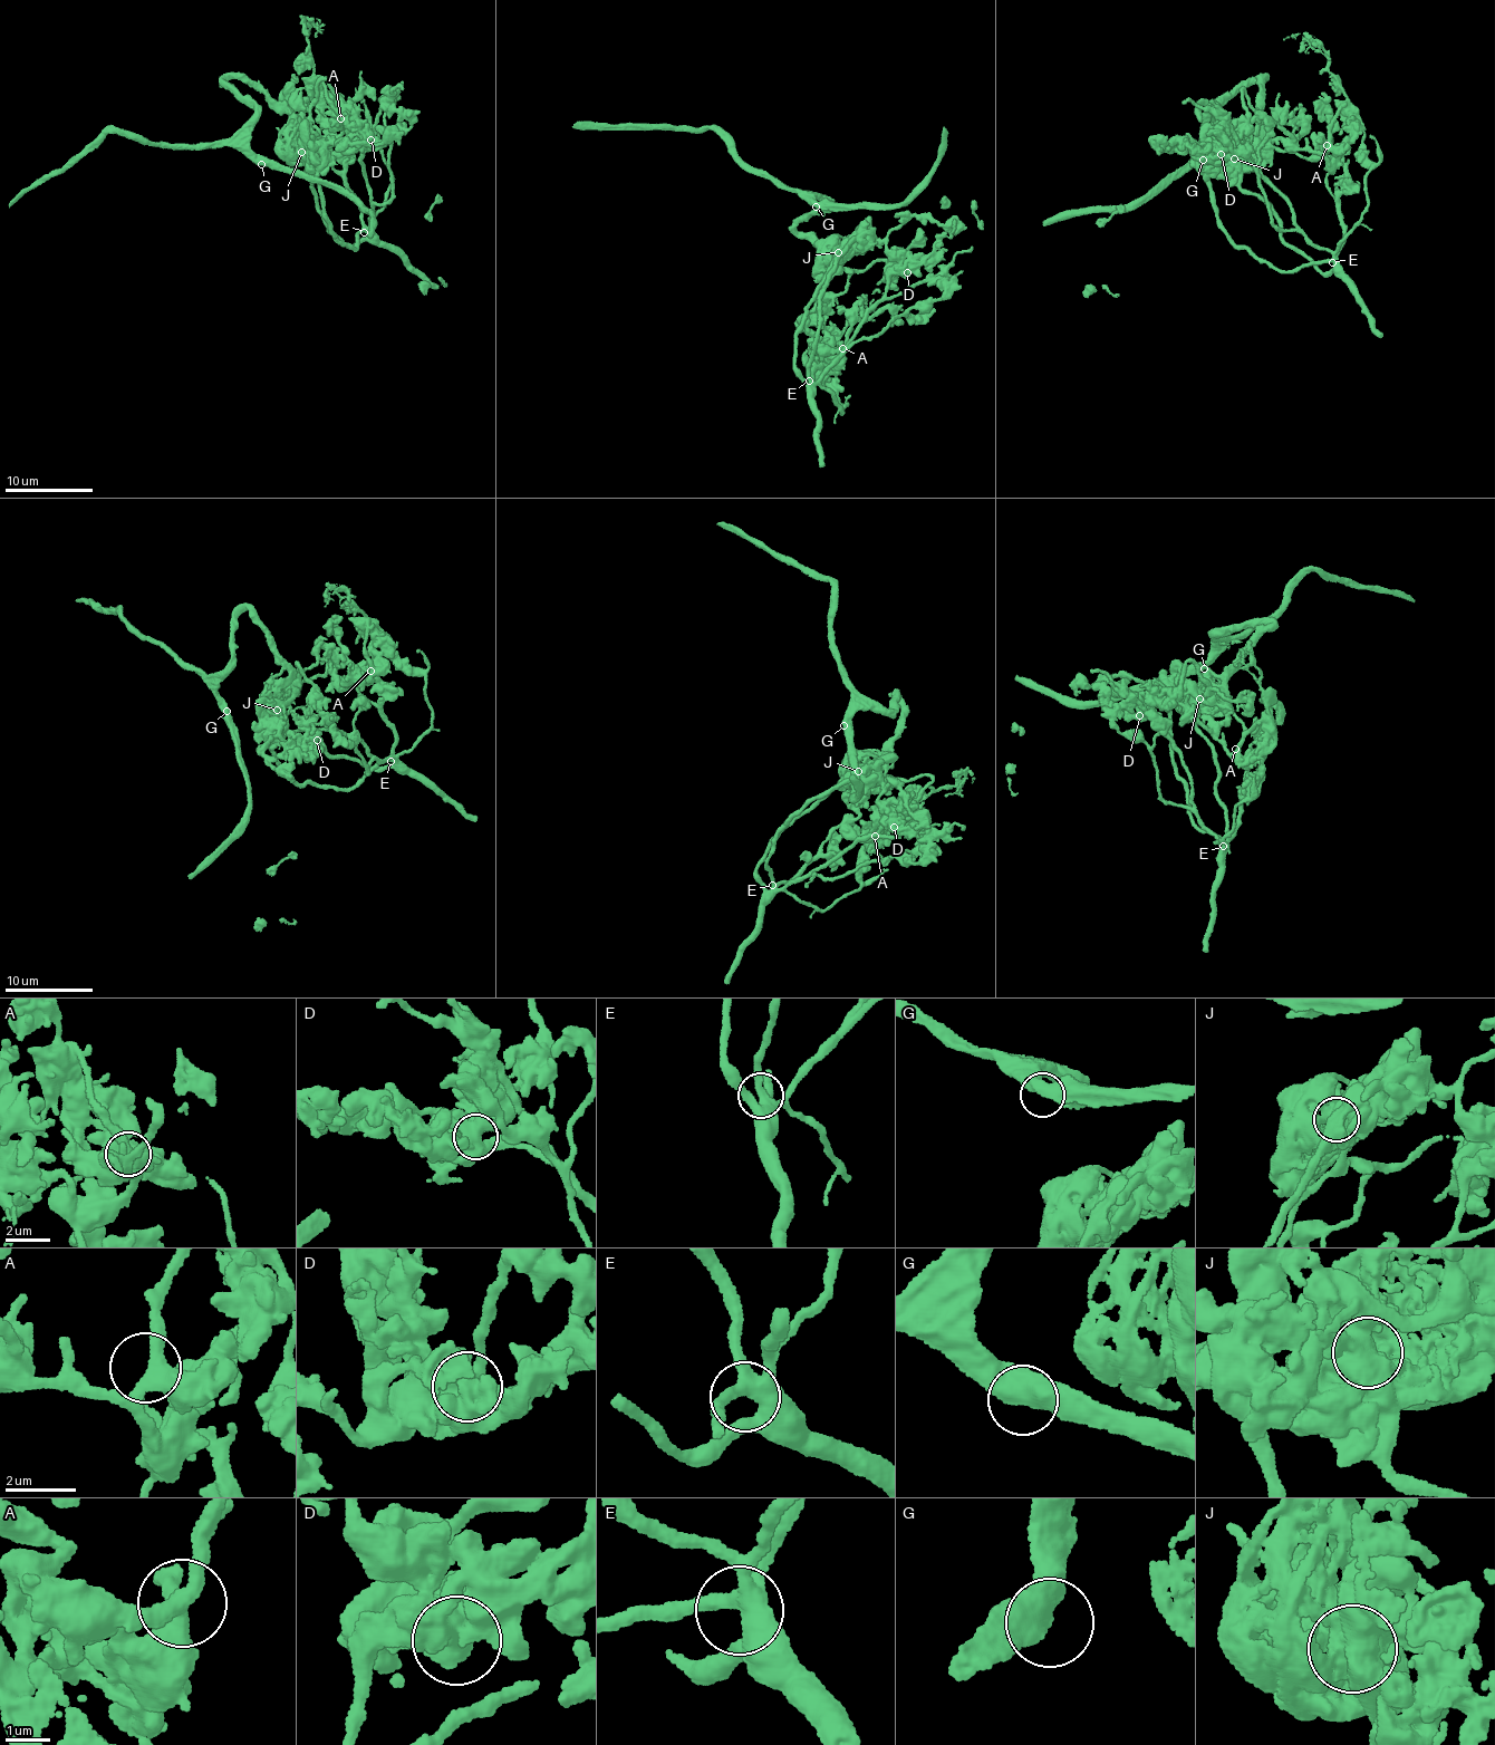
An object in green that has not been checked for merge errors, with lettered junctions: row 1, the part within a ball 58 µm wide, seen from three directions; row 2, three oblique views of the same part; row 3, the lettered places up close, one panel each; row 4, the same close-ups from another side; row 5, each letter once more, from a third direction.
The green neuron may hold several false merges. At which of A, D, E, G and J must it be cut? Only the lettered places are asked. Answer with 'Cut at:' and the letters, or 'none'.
Cut at: J

